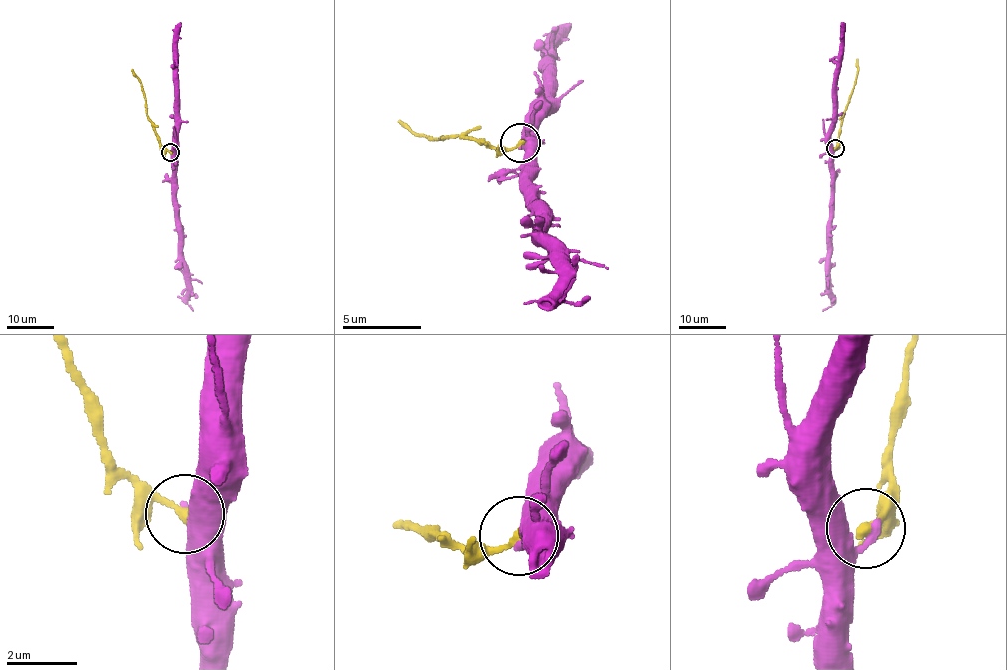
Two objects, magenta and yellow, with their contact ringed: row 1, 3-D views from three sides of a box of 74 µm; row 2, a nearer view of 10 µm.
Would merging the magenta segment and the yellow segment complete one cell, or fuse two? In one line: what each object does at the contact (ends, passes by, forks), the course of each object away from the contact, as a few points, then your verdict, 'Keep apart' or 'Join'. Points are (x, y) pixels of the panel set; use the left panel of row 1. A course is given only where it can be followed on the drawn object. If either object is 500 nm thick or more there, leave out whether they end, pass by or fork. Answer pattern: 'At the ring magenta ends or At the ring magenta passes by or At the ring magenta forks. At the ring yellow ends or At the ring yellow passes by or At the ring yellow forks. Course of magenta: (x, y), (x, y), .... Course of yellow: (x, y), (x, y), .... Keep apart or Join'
At the ring magenta ends. At the ring yellow ends. Course of magenta: (170, 152), (175, 175), (178, 257), (187, 282), (186, 303), (193, 310). Course of yellow: (170, 152), (161, 145), (147, 115), (140, 81), (132, 70). Keep apart

